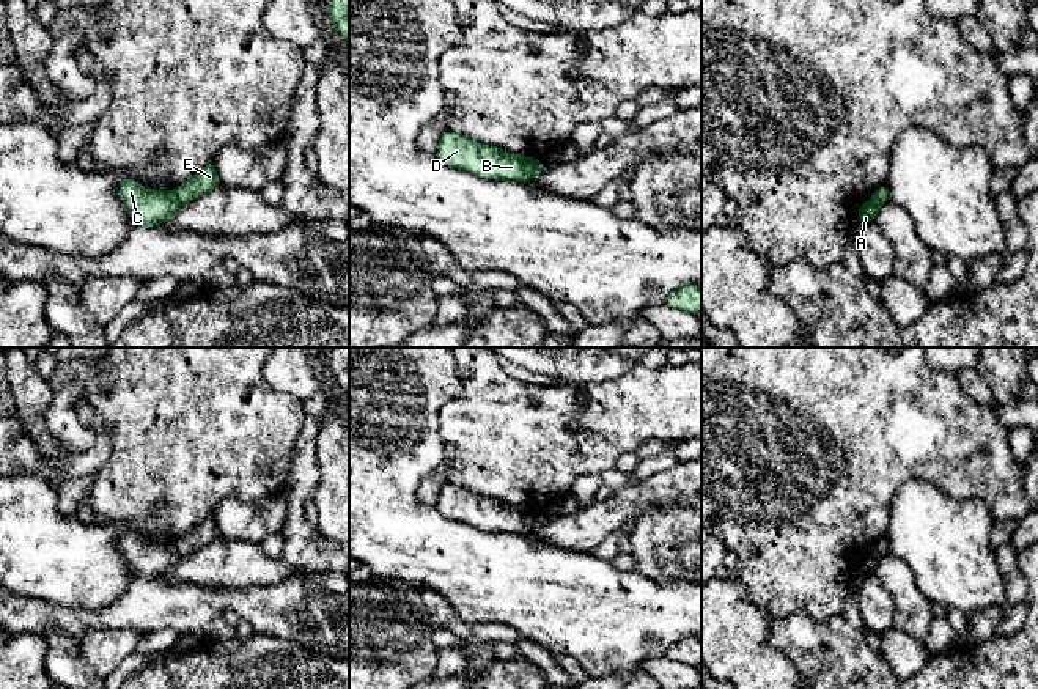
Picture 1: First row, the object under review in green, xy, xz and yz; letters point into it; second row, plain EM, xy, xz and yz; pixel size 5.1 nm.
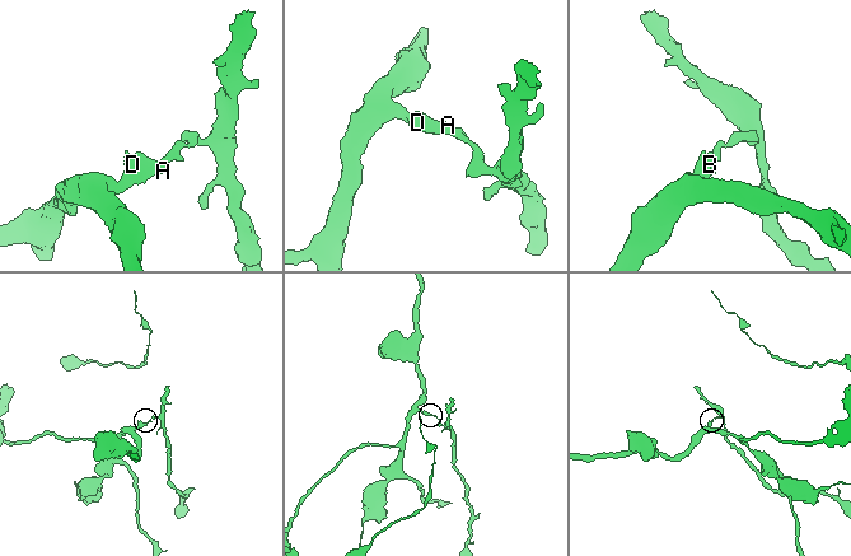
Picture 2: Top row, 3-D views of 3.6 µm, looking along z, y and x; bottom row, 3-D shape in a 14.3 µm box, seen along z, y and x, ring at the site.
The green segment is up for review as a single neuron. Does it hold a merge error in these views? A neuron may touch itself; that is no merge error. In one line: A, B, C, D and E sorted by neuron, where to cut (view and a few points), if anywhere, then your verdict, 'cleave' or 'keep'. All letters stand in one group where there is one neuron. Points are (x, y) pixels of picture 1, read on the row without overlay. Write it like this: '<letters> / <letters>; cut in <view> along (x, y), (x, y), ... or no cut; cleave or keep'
A B C D / E; cut in xy along (172, 545), (180, 557); cleave

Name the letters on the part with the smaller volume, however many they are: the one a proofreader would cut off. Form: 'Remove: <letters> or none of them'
Remove: E

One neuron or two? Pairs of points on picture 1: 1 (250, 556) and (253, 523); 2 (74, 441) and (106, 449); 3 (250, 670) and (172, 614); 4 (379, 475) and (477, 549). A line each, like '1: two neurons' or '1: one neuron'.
1: two neurons
2: two neurons
3: two neurons
4: one neuron

